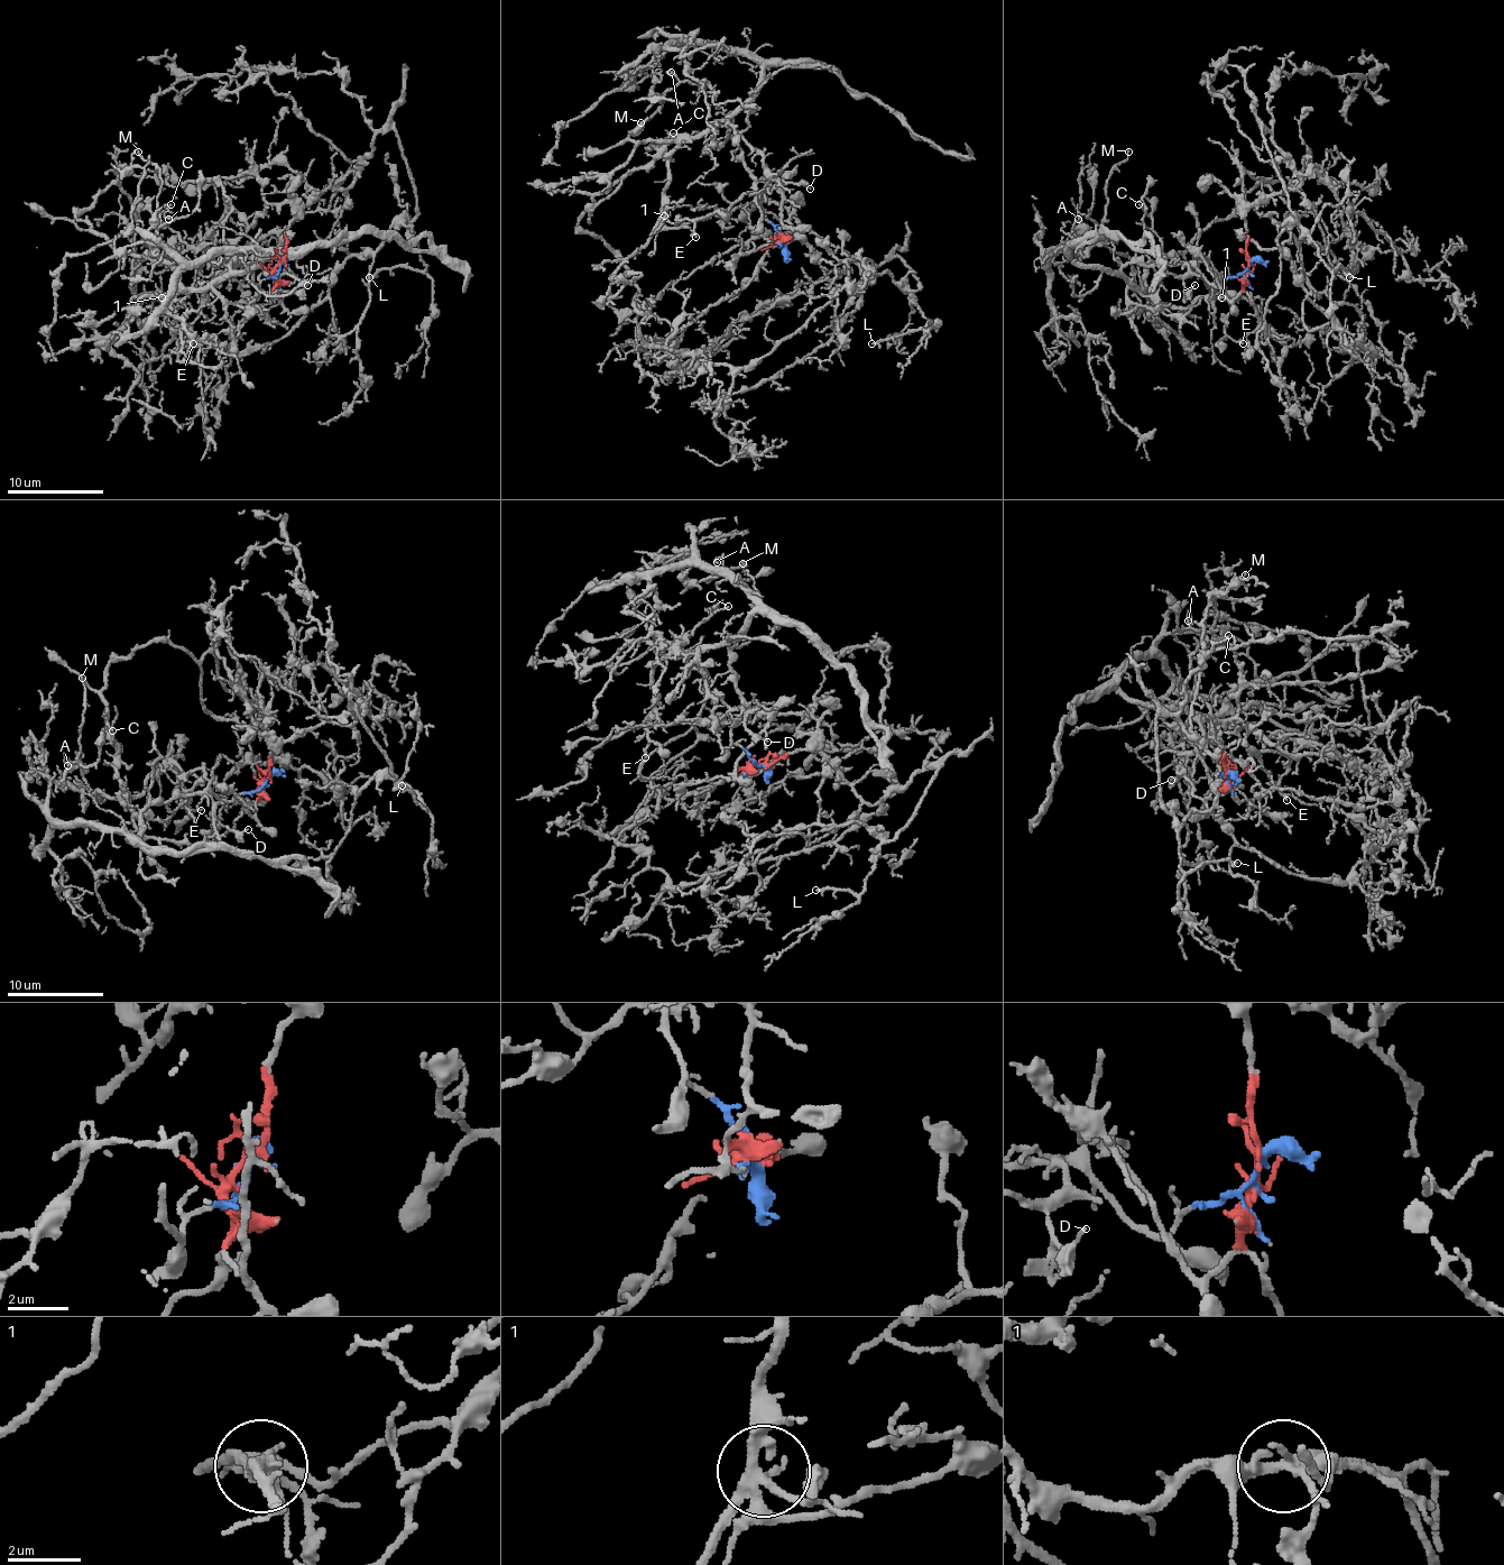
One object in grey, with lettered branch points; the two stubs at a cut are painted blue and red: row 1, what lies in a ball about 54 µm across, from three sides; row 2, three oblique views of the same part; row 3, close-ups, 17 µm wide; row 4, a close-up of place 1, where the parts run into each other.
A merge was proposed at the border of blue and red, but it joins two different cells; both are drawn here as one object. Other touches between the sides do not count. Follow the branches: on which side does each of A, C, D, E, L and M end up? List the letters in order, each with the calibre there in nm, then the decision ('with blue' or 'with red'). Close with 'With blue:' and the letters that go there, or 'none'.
A: calibre 110 nm; with blue
C: calibre 130 nm; with blue
D: calibre 120 nm; with blue
E: calibre 190 nm; with blue
L: calibre 240 nm; with red
M: calibre 130 nm; with blue
With blue: A, C, D, E, M

